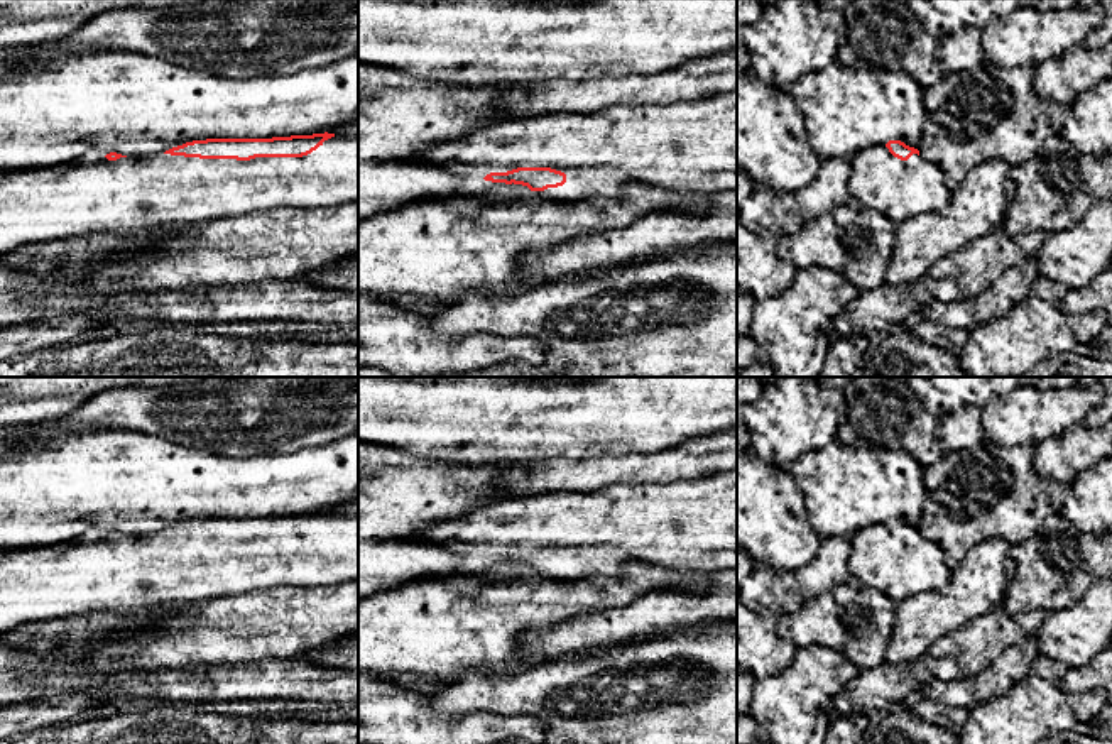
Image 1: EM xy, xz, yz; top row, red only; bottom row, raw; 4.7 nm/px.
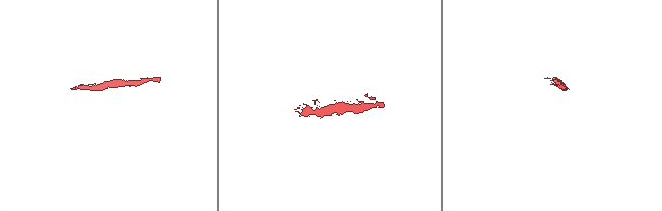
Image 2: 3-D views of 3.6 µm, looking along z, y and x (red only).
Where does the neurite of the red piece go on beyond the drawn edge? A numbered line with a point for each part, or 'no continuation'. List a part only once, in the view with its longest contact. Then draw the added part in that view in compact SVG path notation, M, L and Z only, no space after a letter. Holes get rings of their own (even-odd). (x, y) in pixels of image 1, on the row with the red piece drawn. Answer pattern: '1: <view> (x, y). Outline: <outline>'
1: xy (129, 195). Outline: M335 135L303 157L103 157L0 174L0 255L34 242L350 201L358 201L358 135Z

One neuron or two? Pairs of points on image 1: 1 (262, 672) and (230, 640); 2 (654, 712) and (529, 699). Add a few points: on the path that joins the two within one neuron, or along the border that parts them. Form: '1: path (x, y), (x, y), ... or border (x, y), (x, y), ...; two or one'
1: border (291, 656), (213, 665); two
2: path (624, 712), (612, 712), (587, 699), (560, 699); one

